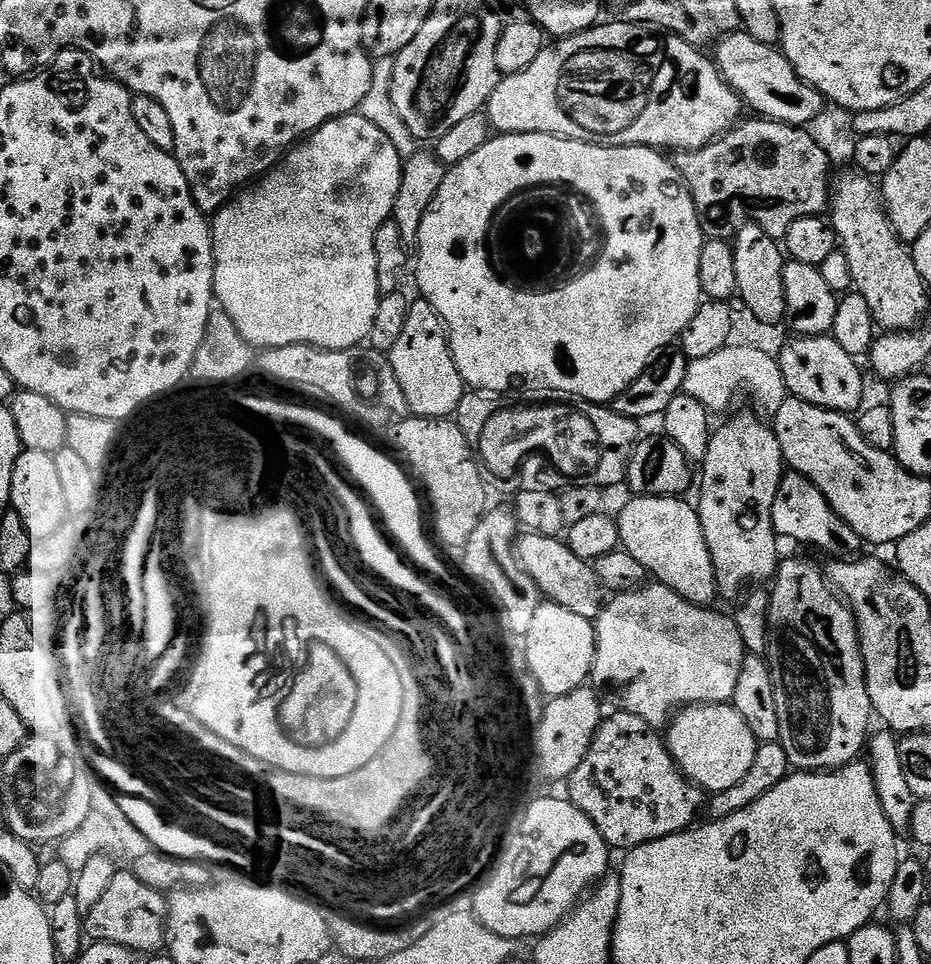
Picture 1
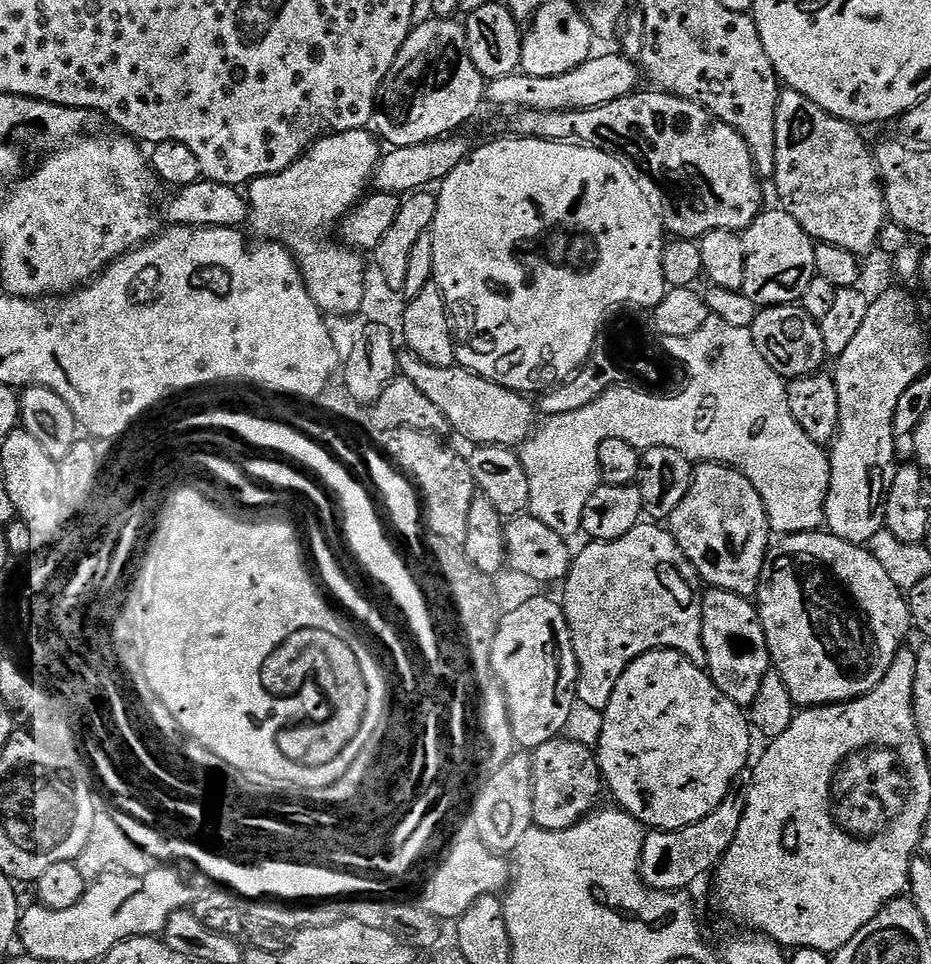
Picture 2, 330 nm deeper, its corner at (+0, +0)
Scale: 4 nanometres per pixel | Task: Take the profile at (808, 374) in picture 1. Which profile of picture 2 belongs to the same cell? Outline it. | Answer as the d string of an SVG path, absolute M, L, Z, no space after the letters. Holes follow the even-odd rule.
M779 304L776 308L757 311L751 329L754 346L758 346L762 358L770 362L770 366L779 376L813 376L825 367L826 346L822 342L822 330L818 321L810 318L810 314L806 314L804 307L796 304Z

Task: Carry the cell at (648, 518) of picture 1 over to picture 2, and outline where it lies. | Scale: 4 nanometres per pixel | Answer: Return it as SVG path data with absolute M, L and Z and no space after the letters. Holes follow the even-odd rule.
M708 588L702 602L702 642L708 655L707 673L712 681L739 708L751 709L762 678L772 668L772 655L766 646L766 630L762 630L760 613L751 599L730 594L721 588Z

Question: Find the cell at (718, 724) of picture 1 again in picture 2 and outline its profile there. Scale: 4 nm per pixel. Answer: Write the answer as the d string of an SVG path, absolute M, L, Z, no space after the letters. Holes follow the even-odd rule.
M669 648L642 654L624 671L602 719L600 745L594 748L601 777L613 801L648 830L673 832L702 822L726 798L737 774L749 767L754 728L745 709L730 702L705 669Z

